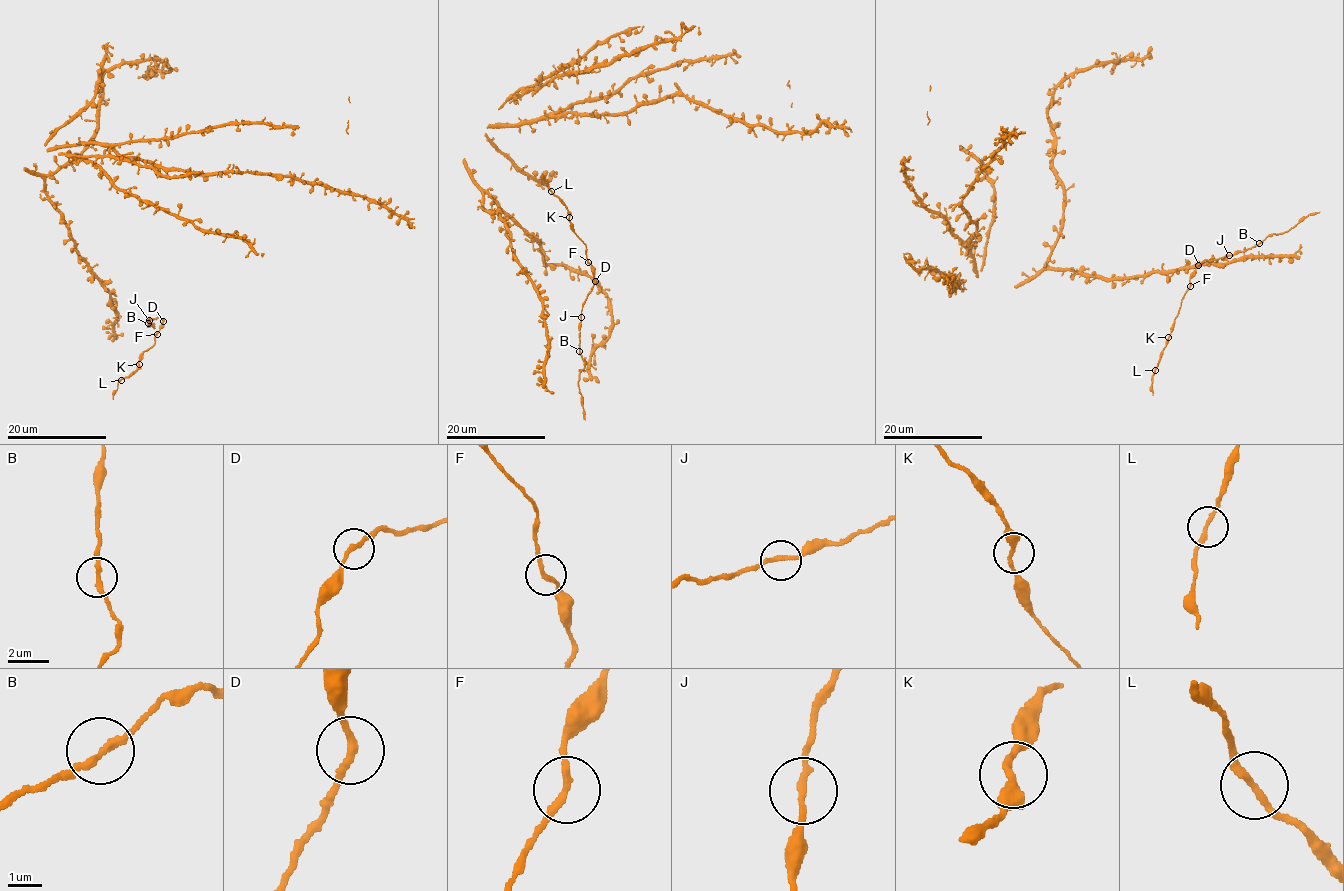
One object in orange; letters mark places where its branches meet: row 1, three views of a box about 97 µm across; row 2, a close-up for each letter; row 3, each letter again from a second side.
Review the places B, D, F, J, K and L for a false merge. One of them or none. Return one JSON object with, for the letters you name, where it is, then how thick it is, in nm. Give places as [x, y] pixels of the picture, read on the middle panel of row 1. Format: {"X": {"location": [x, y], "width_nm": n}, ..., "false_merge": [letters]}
{"false_merge": []}

